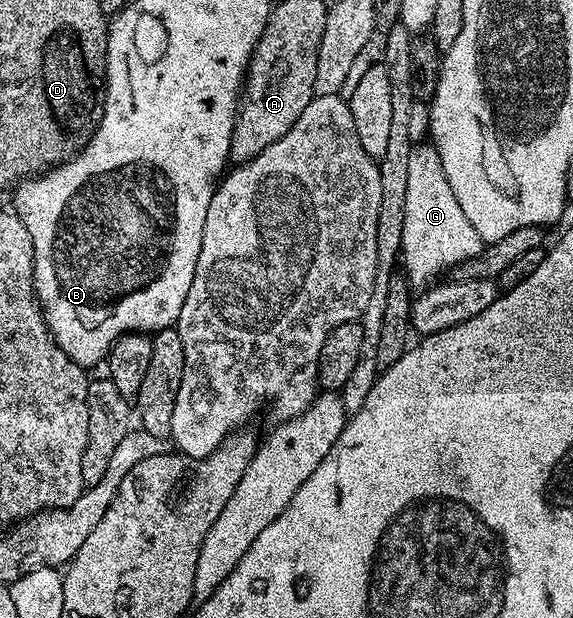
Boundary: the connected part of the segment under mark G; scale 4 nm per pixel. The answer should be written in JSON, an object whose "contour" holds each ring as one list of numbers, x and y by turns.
{"contour":[[418,143,414,147,407,167,407,206,403,214,401,260,403,268,405,264,403,272,409,284,416,286,421,280,421,248,449,248,450,265,456,266,478,256,483,247,483,241,479,238,479,234,475,234,475,226,471,226,471,222,467,222,467,214,463,214,463,209,451,190,451,182,447,182,447,174,443,174,443,162,432,143]]}

